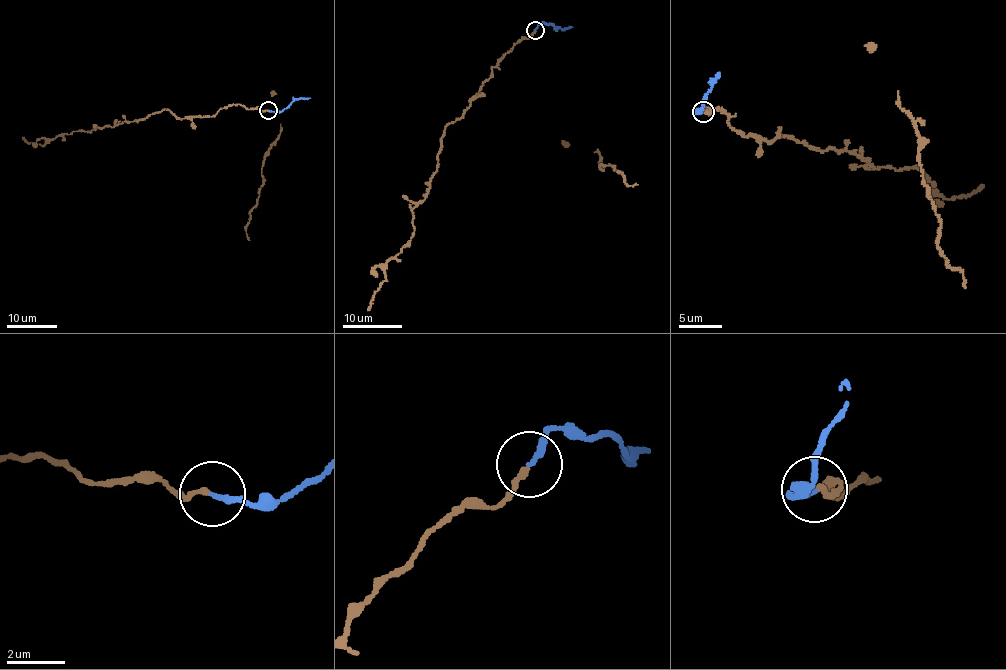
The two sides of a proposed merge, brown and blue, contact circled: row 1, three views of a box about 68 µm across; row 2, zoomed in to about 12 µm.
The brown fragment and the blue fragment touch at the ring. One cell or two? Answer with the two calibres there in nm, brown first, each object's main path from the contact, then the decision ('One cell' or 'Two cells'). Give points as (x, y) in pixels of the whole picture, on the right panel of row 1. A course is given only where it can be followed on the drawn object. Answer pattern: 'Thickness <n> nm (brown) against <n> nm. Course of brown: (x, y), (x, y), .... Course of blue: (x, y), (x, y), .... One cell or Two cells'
Thickness 180 nm (brown) against 200 nm. Course of brown: (705, 112), (718, 107), (745, 136), (771, 142), (781, 129), (874, 167), (914, 167), (946, 198), (982, 185). Course of blue: (703, 112), (696, 114), (719, 72). One cell

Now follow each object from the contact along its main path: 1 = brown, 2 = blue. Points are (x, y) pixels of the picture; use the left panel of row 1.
1: (268, 111), (238, 104), (211, 116), (179, 119), (168, 110), (90, 133), (58, 134), (45, 145), (22, 137)
2: (269, 111), (279, 113), (295, 100), (310, 98)

